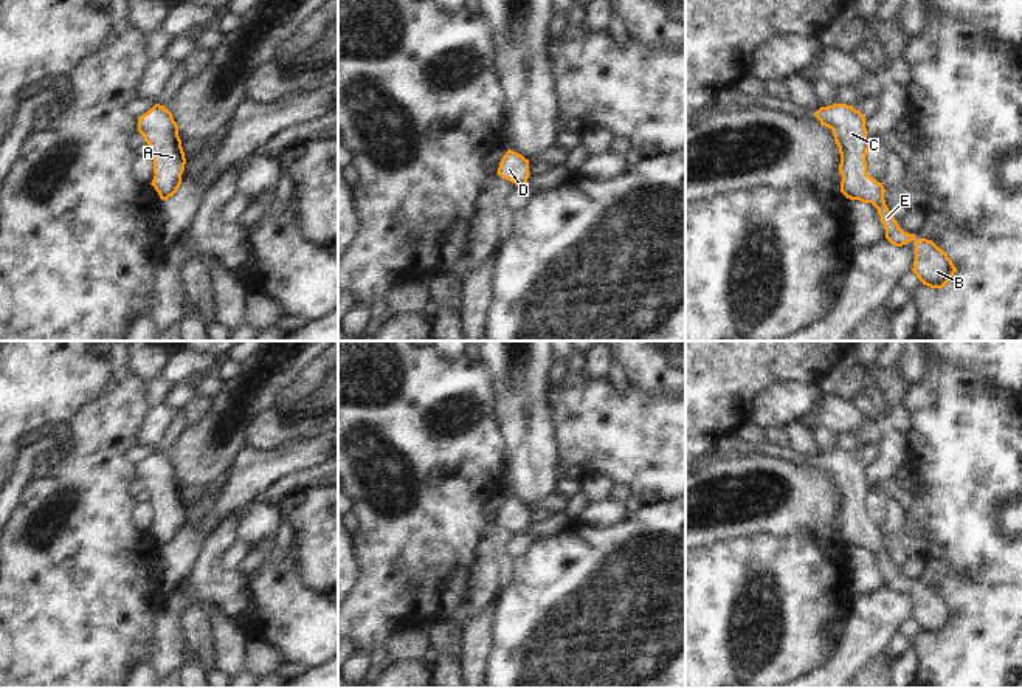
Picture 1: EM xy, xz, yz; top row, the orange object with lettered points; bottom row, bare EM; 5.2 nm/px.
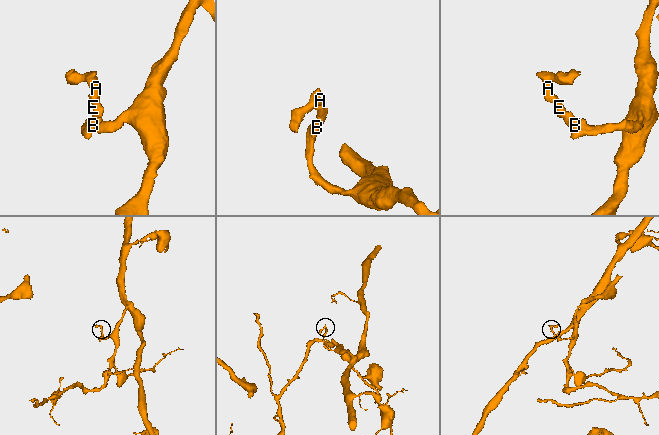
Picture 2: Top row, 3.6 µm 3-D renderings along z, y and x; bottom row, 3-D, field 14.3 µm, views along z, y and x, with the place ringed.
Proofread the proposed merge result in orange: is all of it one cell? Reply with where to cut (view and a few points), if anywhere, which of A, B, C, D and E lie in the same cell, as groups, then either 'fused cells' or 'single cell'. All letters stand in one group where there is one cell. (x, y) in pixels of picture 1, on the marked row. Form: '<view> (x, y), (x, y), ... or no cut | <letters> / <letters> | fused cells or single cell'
no cut | A B C D E | single cell

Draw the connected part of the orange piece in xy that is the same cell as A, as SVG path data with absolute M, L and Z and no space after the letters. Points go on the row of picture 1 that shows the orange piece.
M155 104L138 118L138 132L150 146L150 155L154 157L155 177L150 184L161 200L167 200L180 187L186 164L178 126L164 105Z

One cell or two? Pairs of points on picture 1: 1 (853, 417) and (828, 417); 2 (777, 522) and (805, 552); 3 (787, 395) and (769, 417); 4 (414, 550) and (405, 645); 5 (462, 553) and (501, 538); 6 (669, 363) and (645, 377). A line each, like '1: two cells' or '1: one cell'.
1: one cell
2: two cells
3: one cell
4: two cells
5: two cells
6: one cell

